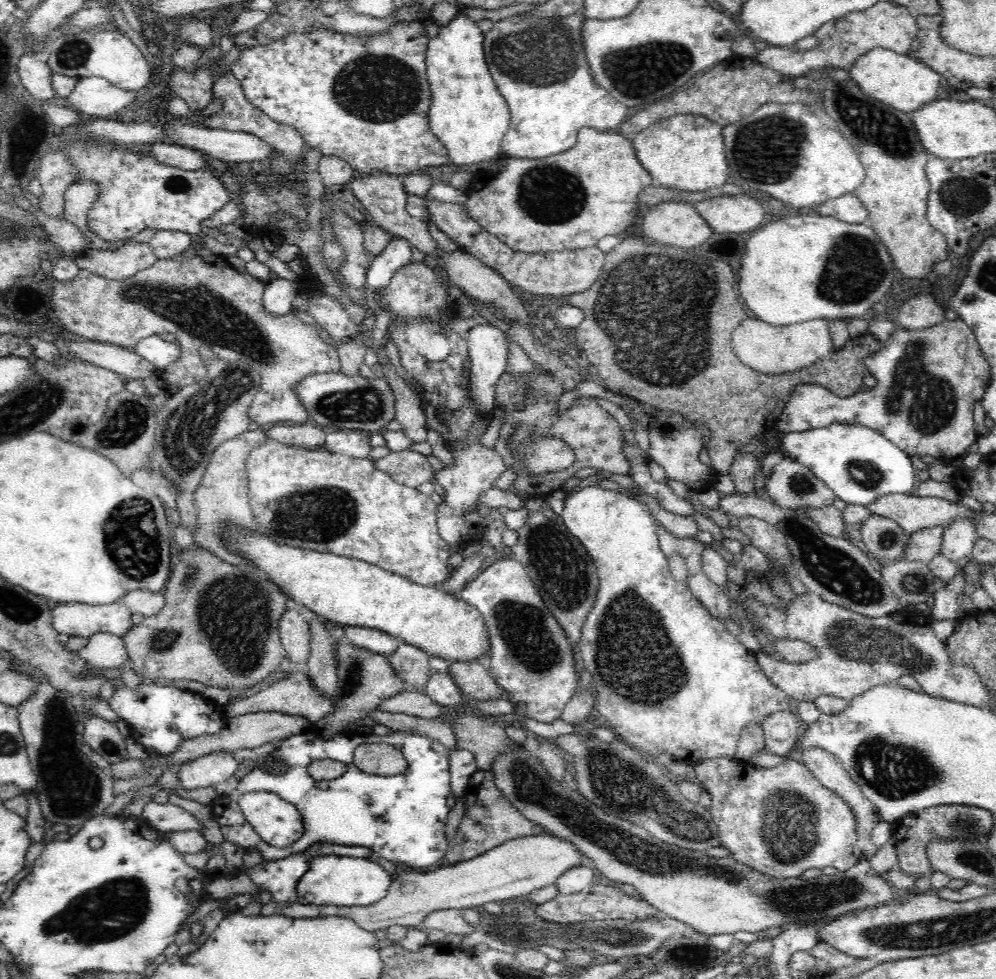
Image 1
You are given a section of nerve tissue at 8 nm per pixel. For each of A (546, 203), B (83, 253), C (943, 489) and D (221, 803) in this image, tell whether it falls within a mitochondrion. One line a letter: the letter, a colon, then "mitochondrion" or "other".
A: mitochondrion
B: other
C: other
D: other

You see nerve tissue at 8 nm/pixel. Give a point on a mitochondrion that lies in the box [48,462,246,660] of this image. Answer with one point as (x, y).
(134, 544)

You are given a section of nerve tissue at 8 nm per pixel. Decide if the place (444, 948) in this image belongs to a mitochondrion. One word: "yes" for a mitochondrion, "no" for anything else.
no

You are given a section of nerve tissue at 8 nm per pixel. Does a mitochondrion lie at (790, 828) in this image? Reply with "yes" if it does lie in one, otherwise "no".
yes

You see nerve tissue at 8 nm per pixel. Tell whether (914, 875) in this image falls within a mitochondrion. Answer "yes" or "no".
no

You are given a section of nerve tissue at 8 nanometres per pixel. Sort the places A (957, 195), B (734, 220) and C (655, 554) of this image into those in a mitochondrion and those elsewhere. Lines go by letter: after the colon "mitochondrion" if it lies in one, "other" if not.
A: mitochondrion
B: other
C: other

